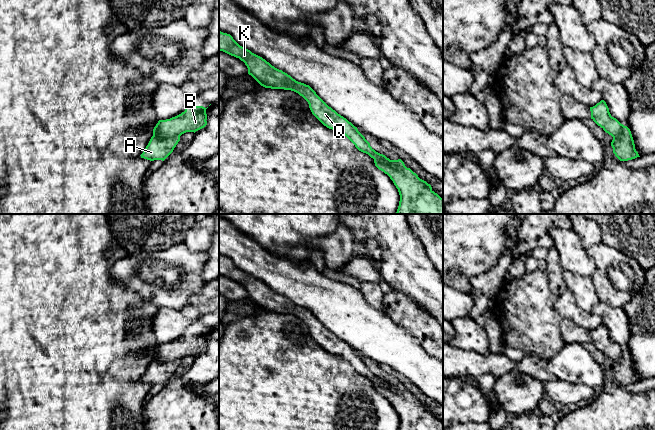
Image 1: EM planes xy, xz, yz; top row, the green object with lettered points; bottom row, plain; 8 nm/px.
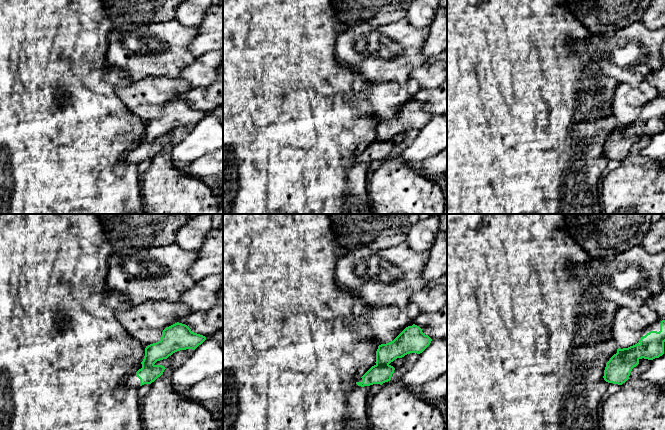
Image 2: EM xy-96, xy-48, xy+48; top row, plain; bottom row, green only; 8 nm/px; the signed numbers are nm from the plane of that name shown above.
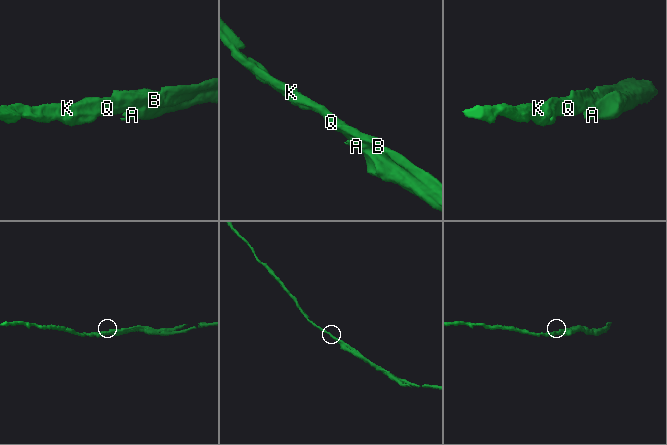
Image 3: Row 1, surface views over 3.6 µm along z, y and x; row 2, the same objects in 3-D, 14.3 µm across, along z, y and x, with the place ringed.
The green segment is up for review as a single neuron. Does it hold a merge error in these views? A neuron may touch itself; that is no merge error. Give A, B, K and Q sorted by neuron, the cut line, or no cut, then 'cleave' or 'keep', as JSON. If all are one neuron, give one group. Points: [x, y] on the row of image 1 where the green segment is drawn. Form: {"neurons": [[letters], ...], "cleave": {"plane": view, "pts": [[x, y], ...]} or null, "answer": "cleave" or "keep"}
{"neurons": [["A"], ["B", "K", "Q"]], "cleave": {"plane": "xy", "pts": [[153, 134], [159, 137], [179, 136]]}, "answer": "cleave"}

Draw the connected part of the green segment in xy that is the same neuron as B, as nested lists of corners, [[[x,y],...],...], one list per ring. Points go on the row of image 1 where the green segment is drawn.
[[[188,104],[181,114],[166,120],[159,120],[153,135],[160,138],[181,136],[186,132],[196,132],[207,125],[206,109]]]

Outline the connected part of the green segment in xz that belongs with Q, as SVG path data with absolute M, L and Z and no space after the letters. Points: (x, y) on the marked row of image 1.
M219 30L219 51L239 58L261 86L271 89L291 90L302 96L309 104L312 114L327 128L345 135L355 147L375 161L390 163L385 155L376 152L365 137L351 122L329 107L309 86L298 82L290 75L272 66L262 57L240 46L230 34Z

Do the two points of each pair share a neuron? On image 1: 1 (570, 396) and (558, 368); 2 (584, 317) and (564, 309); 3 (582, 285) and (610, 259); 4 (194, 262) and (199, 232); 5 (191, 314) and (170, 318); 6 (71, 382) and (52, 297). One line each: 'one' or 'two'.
1: two
2: one
3: two
4: two
5: one
6: one

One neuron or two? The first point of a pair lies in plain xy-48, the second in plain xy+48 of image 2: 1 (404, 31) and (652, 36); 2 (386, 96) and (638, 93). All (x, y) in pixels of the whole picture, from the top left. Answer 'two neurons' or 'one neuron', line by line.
1: one neuron
2: one neuron

